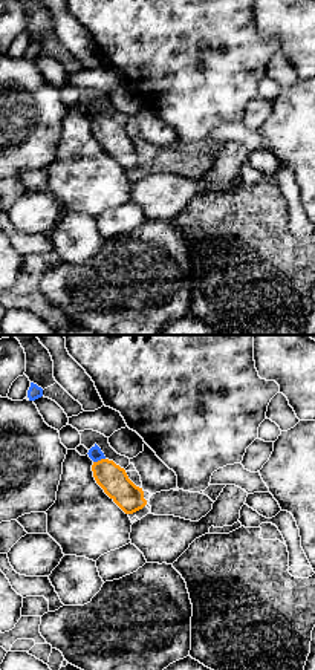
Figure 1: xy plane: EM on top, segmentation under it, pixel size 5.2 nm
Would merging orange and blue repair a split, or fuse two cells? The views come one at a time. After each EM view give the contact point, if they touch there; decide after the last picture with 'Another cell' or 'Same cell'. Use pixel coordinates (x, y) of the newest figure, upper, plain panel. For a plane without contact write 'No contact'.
Touches orange at (98, 118)

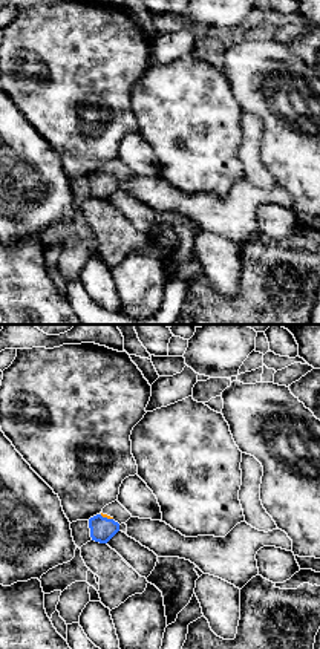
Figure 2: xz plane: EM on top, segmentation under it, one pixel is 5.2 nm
Touches orange at (106, 173)

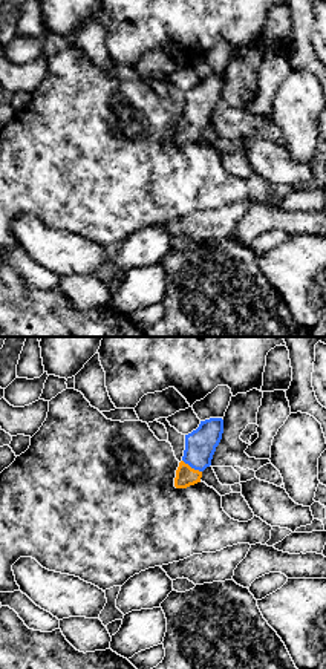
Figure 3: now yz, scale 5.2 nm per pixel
Touches orange at (190, 124)

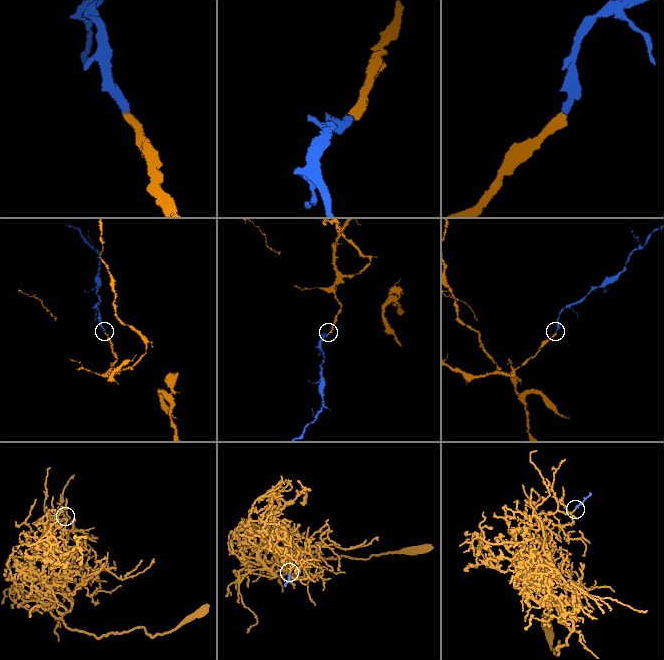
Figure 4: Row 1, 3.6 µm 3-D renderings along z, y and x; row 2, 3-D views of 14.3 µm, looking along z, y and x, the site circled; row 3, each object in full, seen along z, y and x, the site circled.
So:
Same cell

